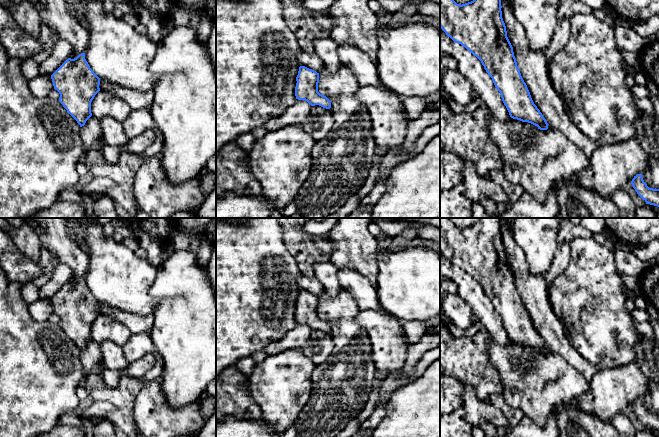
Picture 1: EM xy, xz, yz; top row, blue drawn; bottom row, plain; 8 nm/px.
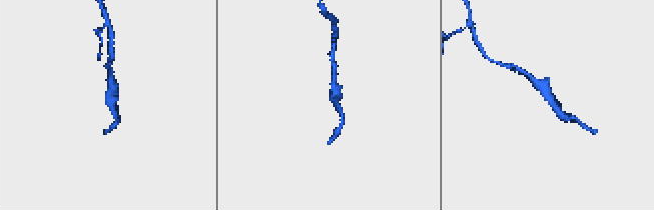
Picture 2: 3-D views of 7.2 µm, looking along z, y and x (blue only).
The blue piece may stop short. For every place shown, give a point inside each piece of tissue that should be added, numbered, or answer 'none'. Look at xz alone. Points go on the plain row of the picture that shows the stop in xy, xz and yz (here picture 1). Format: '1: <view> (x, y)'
none

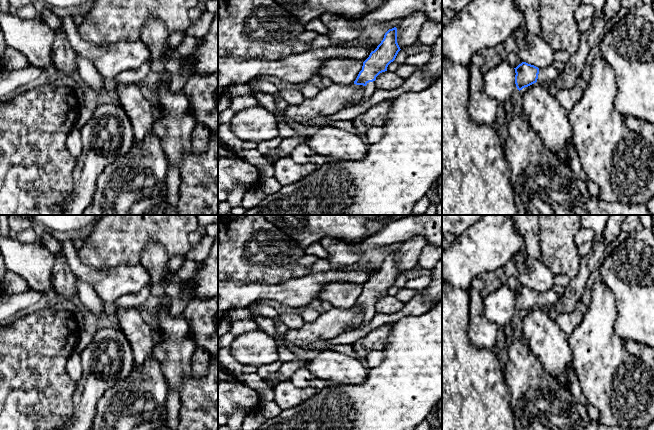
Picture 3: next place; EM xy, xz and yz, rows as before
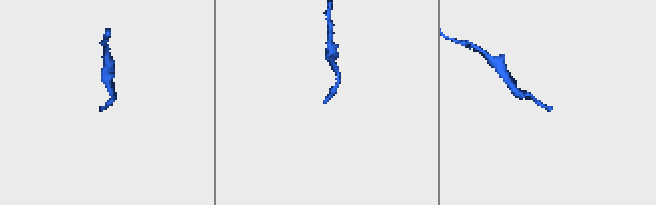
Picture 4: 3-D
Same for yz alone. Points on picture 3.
1: yz (546, 299)

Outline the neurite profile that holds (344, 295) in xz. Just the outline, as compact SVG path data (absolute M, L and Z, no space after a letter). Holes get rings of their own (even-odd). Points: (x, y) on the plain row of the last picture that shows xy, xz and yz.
M330 282L320 291L318 299L331 303L335 308L350 309L362 294L363 286L350 282Z

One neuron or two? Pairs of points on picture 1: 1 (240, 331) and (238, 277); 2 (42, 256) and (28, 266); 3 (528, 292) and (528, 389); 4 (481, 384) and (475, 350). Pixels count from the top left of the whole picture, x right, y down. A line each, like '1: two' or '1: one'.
1: one
2: two
3: two
4: one

